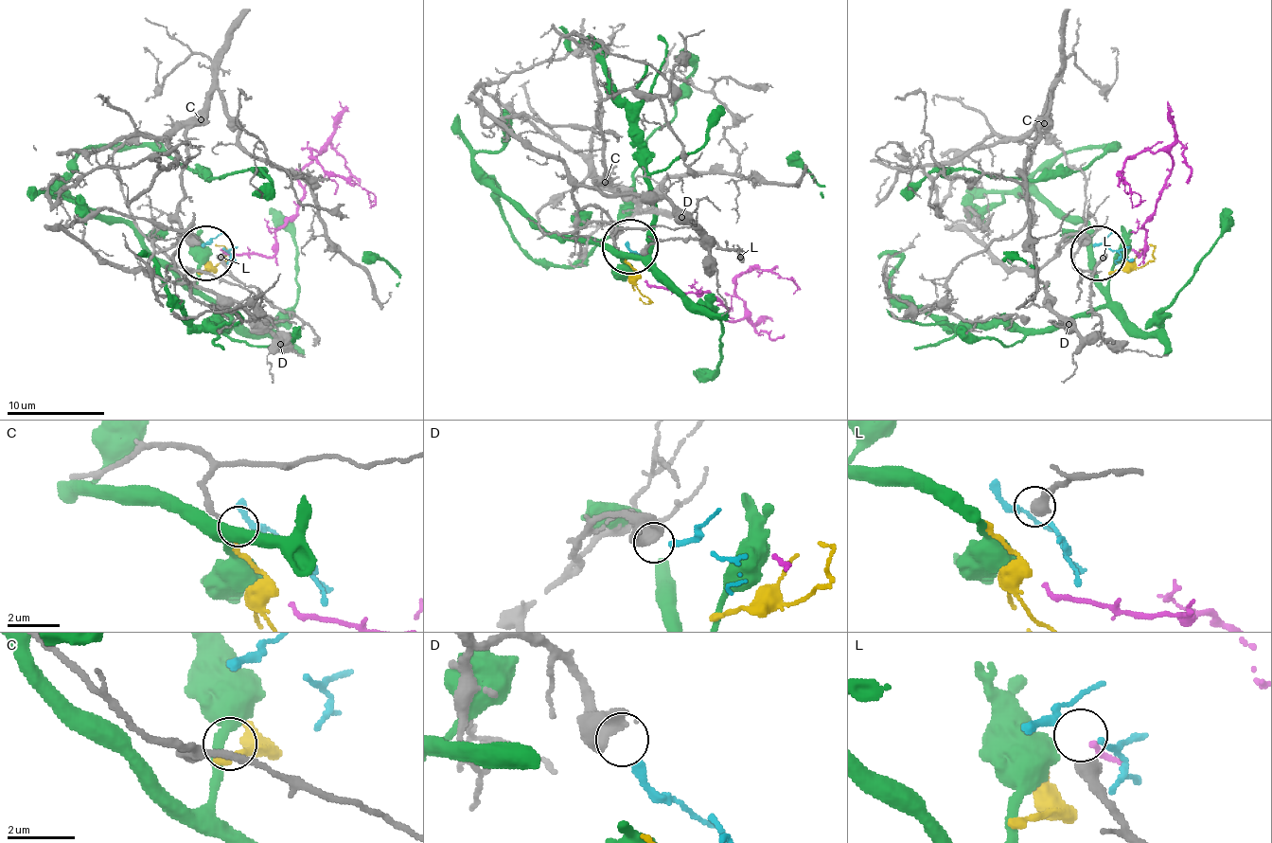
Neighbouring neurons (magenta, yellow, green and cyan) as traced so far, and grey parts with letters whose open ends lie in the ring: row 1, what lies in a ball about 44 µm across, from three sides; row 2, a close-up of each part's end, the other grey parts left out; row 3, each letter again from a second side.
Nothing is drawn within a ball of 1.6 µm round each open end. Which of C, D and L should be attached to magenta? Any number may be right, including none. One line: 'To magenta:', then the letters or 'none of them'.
To magenta: none of them

